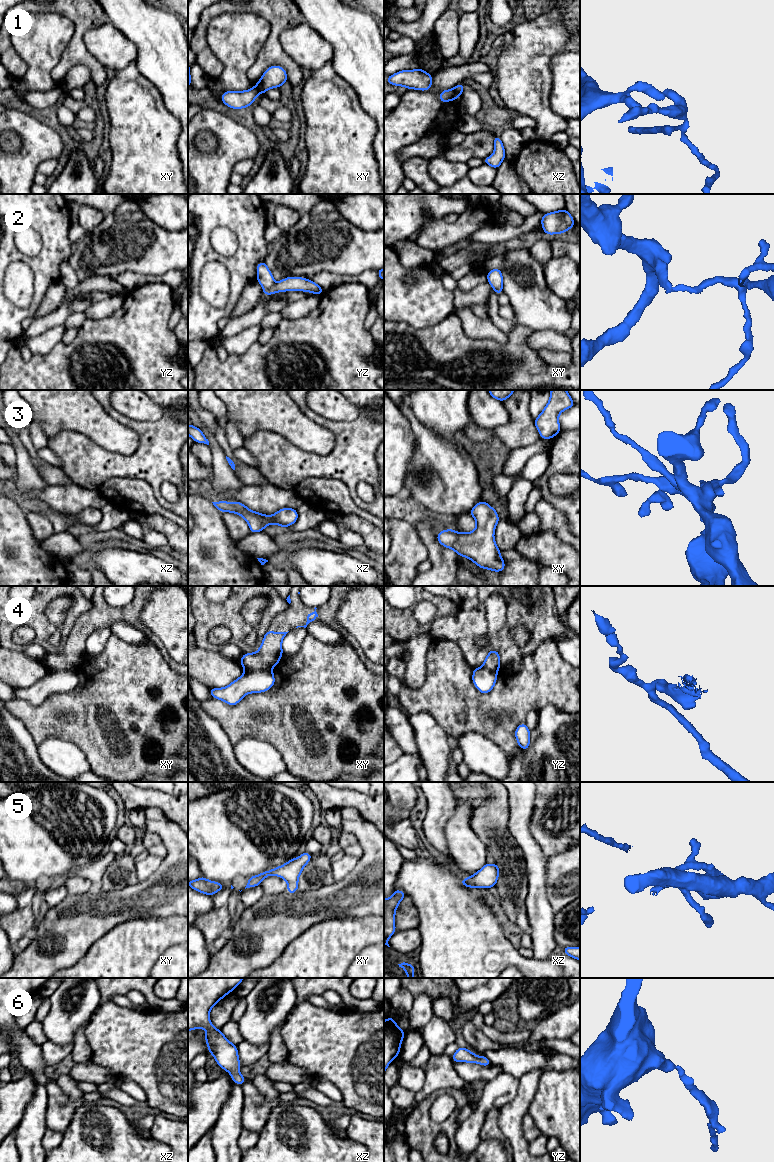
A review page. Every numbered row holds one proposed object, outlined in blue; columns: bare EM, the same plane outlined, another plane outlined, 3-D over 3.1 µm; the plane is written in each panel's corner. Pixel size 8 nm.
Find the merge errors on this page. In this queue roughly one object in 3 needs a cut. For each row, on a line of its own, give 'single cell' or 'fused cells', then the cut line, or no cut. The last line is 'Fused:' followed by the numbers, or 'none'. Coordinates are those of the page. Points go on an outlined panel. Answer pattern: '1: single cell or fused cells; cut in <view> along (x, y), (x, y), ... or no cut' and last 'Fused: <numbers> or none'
1: fused cells; cut in xz along (453, 89), (459, 95)
2: fused cells; cut in yz along (275, 283), (269, 289), (264, 289)
3: single cell; no cut
4: fused cells; cut in xy along (245, 668), (270, 669)
5: single cell; no cut
6: single cell; no cut
Fused: 1, 2, 4

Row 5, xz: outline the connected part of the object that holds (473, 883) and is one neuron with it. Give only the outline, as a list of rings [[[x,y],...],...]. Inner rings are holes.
[[[485,864],[478,872],[469,878],[460,879],[460,883],[470,888],[493,888],[499,876],[499,864]]]

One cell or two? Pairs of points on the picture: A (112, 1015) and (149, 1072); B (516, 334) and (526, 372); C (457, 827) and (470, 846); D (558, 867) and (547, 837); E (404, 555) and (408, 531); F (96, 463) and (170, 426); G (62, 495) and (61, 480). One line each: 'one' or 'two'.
A: one
B: one
C: one
D: two
E: one
F: one
G: two

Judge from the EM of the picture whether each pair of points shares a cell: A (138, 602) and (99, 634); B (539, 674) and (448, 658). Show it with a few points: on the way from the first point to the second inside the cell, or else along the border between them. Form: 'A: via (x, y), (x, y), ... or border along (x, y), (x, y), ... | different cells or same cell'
A: border along (109, 627), (98, 627), (86, 638) | different cells
B: via (514, 695), (510, 699), (478, 699), (462, 683) | same cell

